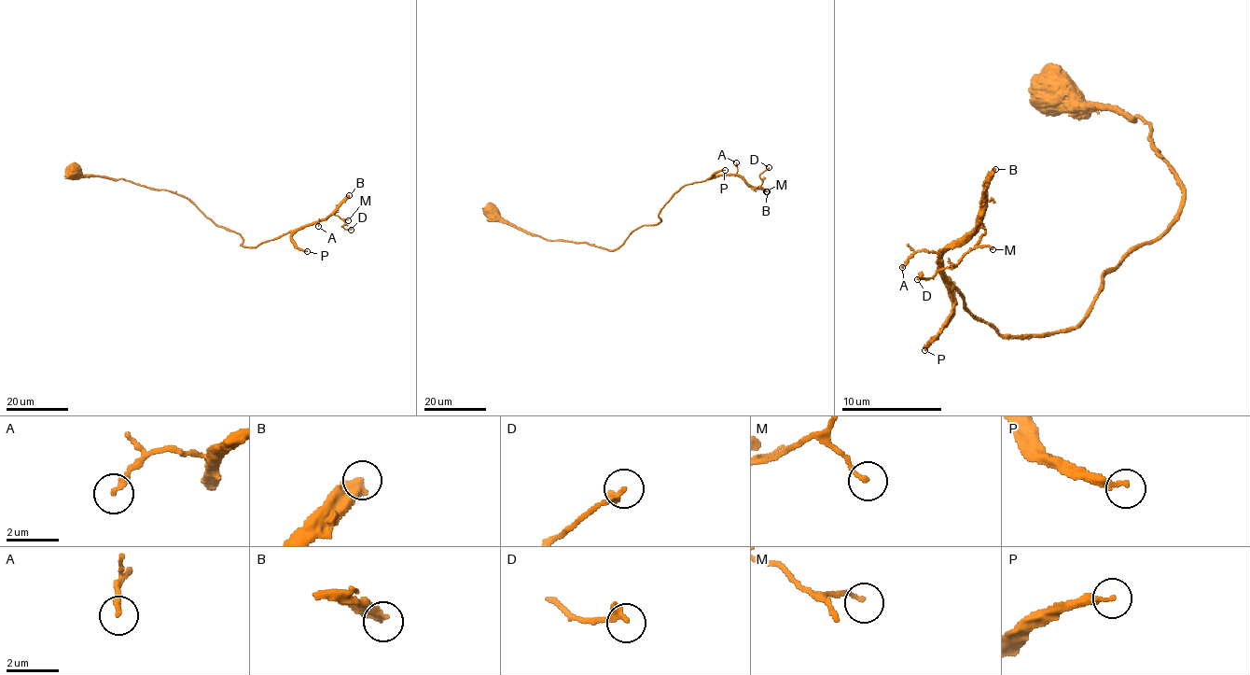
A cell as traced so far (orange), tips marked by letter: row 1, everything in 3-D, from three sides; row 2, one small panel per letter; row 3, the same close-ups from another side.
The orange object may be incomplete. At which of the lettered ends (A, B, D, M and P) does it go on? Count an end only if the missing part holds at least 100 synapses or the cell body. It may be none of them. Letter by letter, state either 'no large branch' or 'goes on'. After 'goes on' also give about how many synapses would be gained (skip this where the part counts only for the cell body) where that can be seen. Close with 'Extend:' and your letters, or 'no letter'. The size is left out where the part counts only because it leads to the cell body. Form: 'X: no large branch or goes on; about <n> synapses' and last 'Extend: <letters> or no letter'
A: no large branch
B: goes on; about 550 synapses
D: no large branch
M: no large branch
P: no large branch
Extend: B

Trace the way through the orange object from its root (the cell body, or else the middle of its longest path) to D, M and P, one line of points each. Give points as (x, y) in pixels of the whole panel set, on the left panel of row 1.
D: (76, 171), (183, 195), (215, 223), (236, 232), (244, 246), (333, 213), (351, 230)
M: (76, 171), (183, 195), (215, 223), (236, 232), (244, 246), (278, 238), (333, 213), (348, 220)
P: (76, 171), (183, 195), (215, 223), (236, 232), (242, 246), (256, 246), (290, 232), (291, 240), (307, 251)

